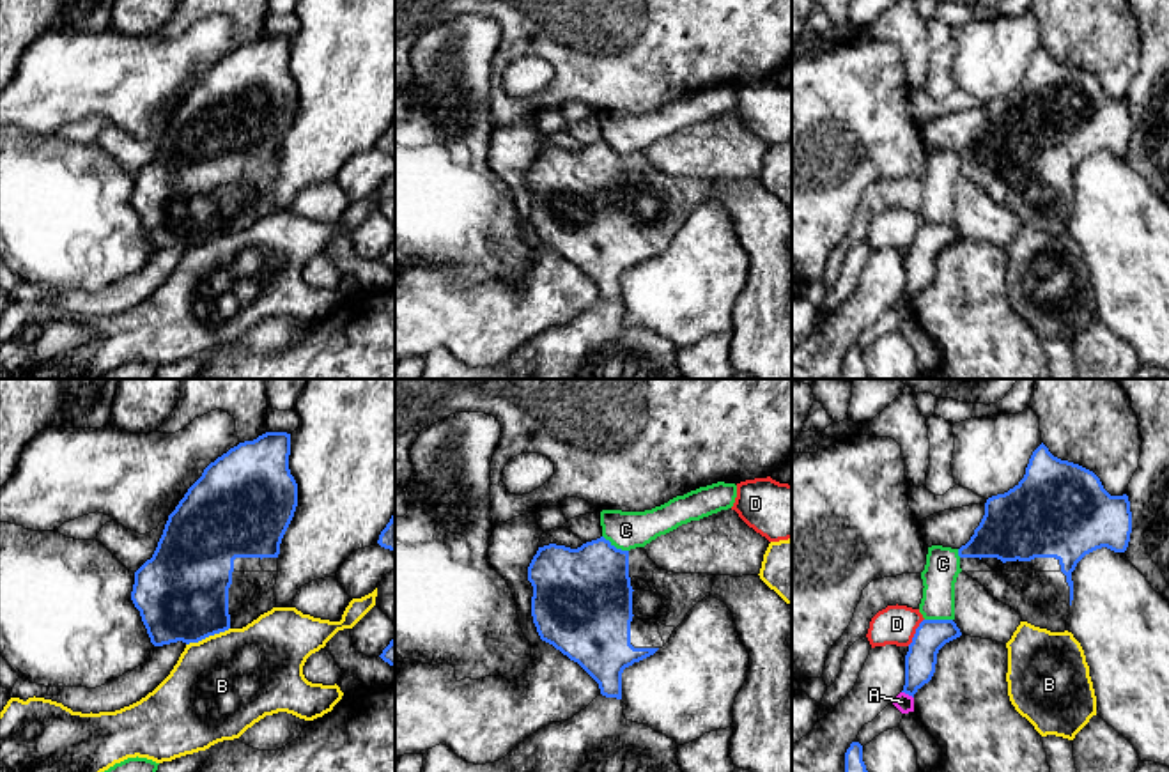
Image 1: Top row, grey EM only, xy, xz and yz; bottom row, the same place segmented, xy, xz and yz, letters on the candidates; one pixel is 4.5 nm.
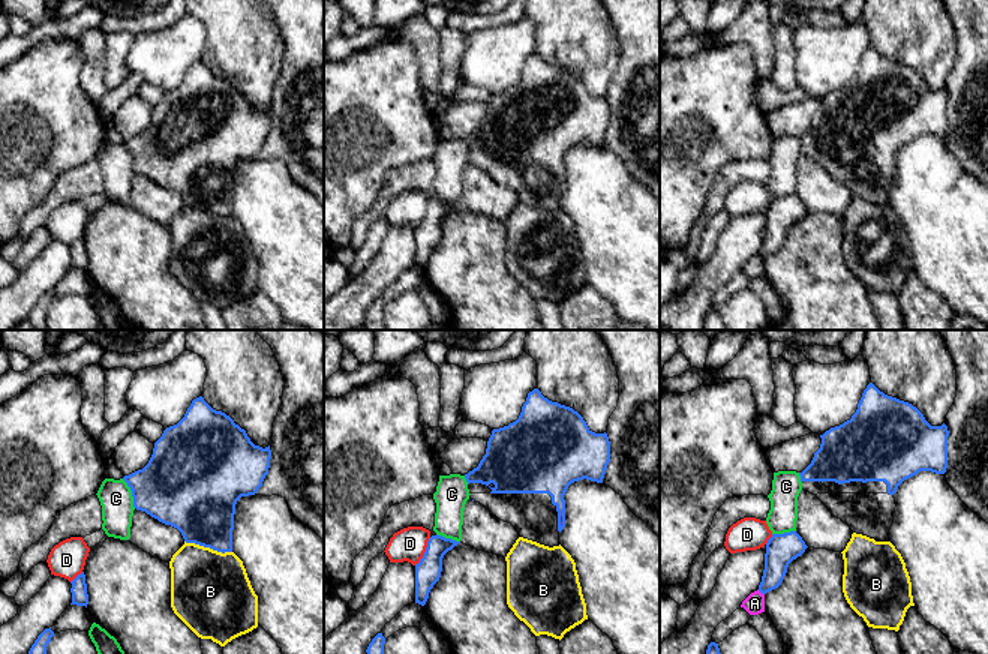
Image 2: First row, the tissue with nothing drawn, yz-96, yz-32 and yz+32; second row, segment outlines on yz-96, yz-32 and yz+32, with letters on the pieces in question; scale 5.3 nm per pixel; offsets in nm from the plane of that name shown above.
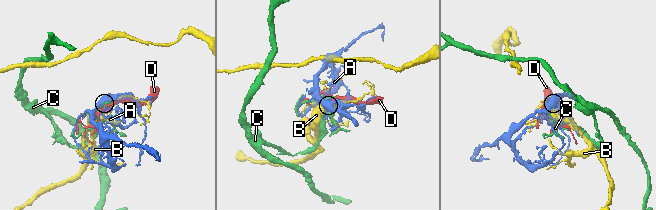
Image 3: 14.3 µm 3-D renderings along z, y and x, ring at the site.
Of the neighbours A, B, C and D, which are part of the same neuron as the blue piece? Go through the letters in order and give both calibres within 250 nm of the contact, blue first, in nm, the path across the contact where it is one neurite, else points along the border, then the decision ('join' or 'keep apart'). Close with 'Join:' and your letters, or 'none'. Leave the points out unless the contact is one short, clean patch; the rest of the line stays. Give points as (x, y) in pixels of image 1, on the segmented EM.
A: 140 nm thick on the blue side, 80 nm on the other; keep apart
B: 420 nm thick on the blue side, 460 nm on the other; keep apart
C: 400 nm thick on the blue side, 180 nm on the other; keep apart
D: 150 nm thick on the blue side, 180 nm on the other; keep apart
Join: none

